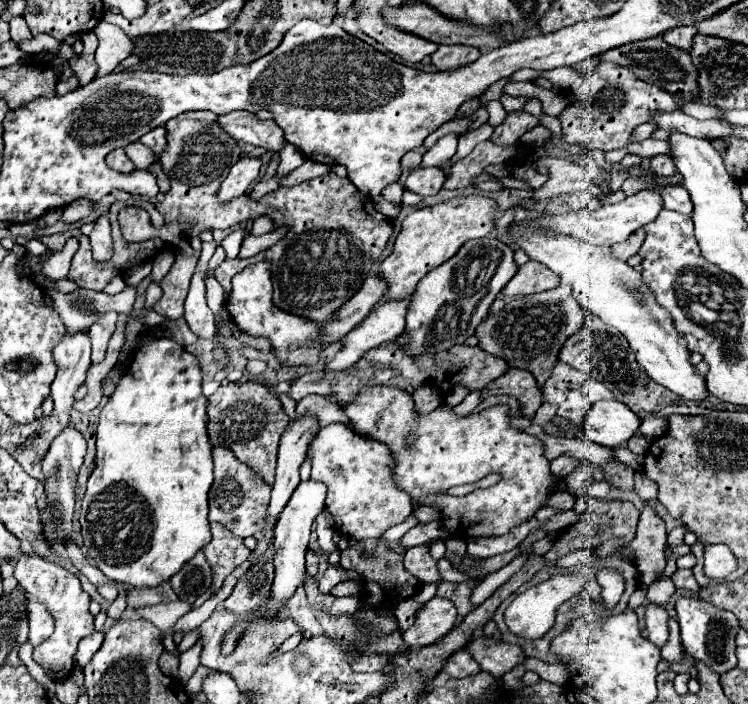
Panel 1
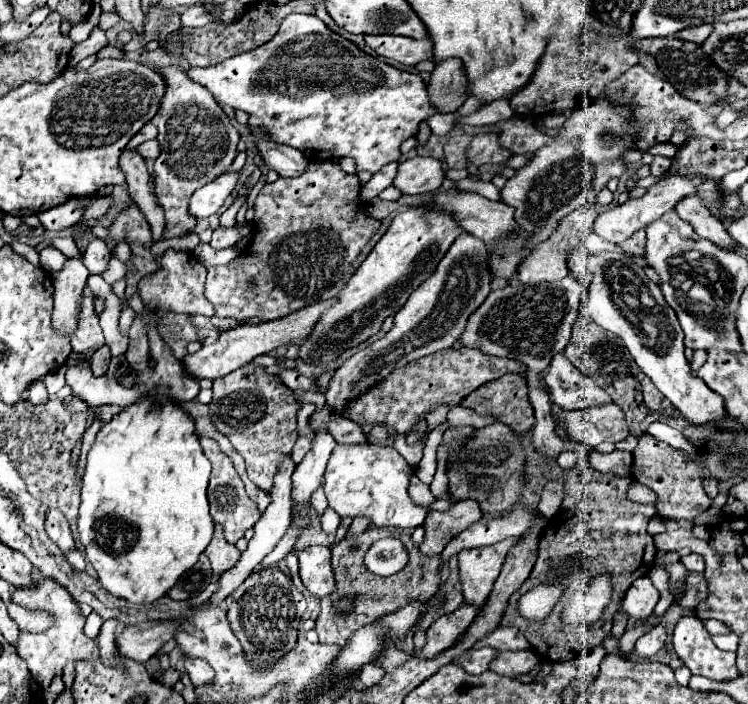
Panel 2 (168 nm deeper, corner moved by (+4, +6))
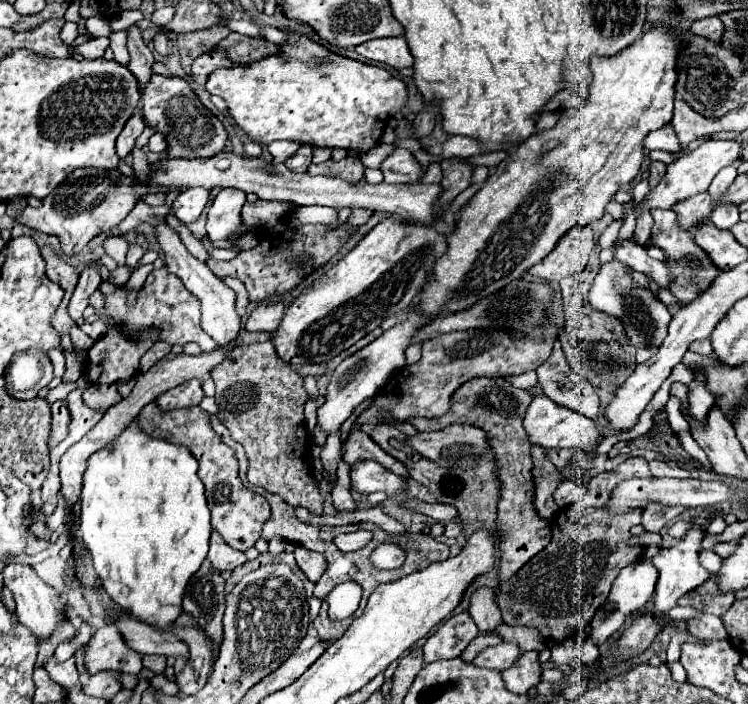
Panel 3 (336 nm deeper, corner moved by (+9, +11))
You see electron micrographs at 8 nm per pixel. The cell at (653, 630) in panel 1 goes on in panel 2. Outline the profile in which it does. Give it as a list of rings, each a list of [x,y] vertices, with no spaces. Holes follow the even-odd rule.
[[[648,576],[638,578],[632,588],[624,594],[624,602],[622,602],[622,610],[628,612],[628,616],[634,616],[636,620],[646,620],[654,606],[658,604],[658,590],[654,588],[654,584],[650,582]]]

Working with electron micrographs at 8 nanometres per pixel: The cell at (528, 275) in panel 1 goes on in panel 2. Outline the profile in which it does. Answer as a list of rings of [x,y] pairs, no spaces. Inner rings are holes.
[[[580,206],[576,212],[572,212],[570,216],[566,216],[564,220],[558,222],[558,228],[554,230],[554,234],[544,240],[542,244],[538,244],[538,252],[528,254],[520,266],[518,266],[518,280],[522,284],[540,284],[540,282],[556,282],[564,276],[568,276],[568,266],[566,266],[566,252],[574,246],[578,246],[578,242],[582,242],[590,232],[592,232],[592,224],[596,218],[596,210],[592,206]]]

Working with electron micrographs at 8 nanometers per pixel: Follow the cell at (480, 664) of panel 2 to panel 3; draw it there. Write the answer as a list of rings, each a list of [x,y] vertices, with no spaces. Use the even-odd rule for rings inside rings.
[[[503,641],[503,643],[499,643],[499,645],[489,647],[489,649],[485,649],[483,653],[479,653],[479,655],[475,657],[473,665],[503,671],[503,669],[509,669],[521,655],[523,655],[523,651],[519,649],[519,645]]]

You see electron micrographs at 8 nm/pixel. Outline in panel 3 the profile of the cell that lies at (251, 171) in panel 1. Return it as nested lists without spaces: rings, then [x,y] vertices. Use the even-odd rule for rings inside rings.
[[[201,187],[187,189],[185,193],[181,193],[181,195],[173,201],[171,211],[173,211],[173,215],[175,215],[181,223],[189,225],[189,223],[193,223],[193,221],[201,215],[201,211],[203,211],[207,199],[209,199],[209,191],[203,191]]]

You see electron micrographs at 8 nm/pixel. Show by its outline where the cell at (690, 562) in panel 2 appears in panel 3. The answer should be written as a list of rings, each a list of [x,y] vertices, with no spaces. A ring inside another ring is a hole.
[[[703,549],[701,555],[699,555],[699,563],[701,563],[709,573],[717,573],[721,561],[723,561],[723,559],[721,559],[713,549]]]

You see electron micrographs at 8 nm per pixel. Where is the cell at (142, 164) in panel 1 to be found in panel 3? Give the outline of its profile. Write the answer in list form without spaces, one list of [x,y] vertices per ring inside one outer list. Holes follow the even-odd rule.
[[[155,133],[155,135],[149,139],[147,147],[149,147],[149,151],[153,151],[153,153],[165,153],[165,151],[167,151],[167,141],[165,141],[163,133]]]

